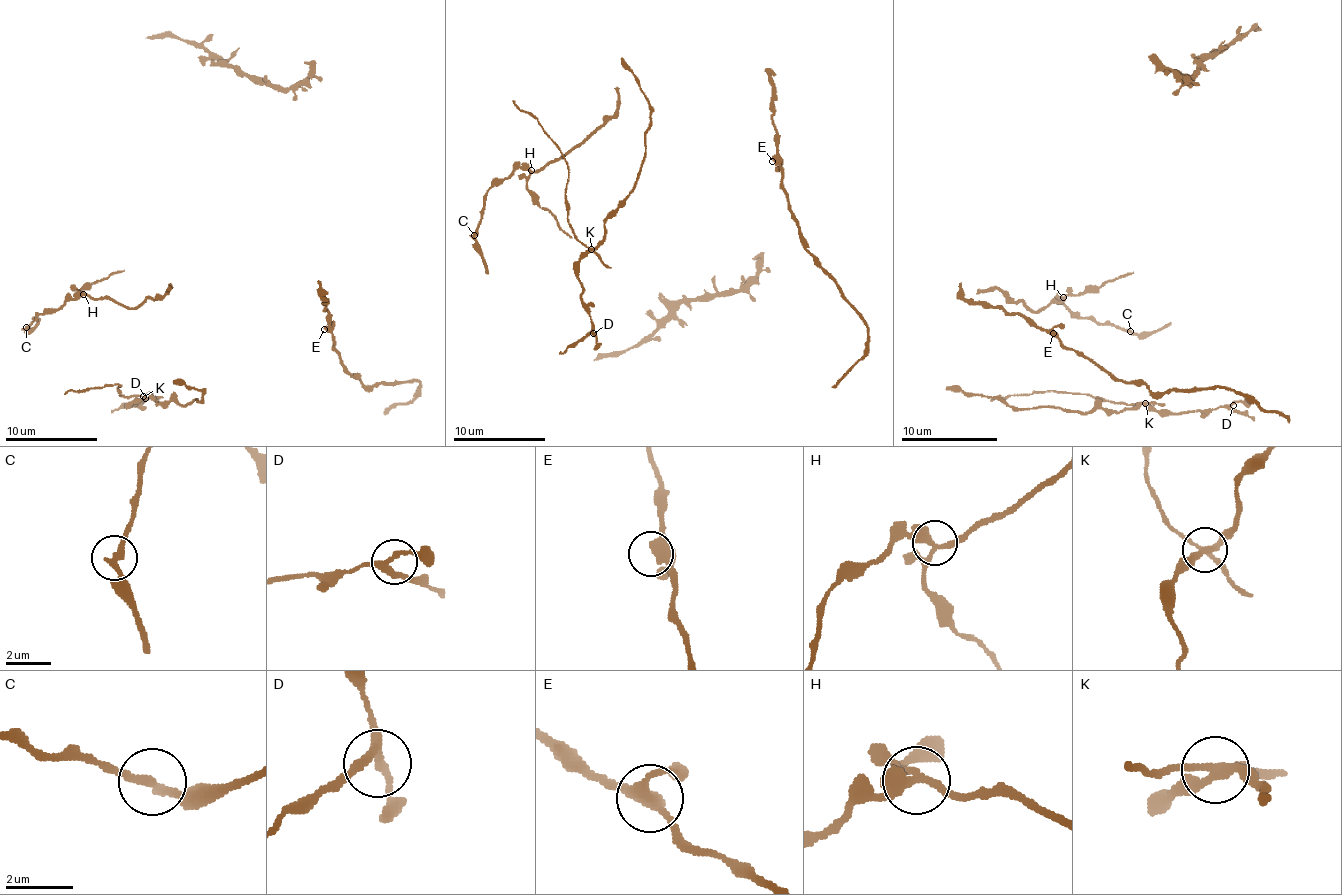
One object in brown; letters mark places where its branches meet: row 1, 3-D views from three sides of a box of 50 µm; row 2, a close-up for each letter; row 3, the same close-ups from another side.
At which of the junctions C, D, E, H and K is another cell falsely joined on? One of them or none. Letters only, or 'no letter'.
K

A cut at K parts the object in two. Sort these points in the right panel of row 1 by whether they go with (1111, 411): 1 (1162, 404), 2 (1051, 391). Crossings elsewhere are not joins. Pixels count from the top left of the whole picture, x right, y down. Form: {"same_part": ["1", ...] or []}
{"same_part": []}

